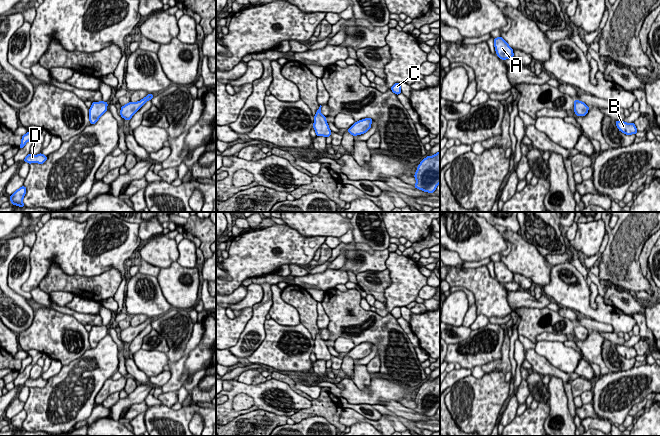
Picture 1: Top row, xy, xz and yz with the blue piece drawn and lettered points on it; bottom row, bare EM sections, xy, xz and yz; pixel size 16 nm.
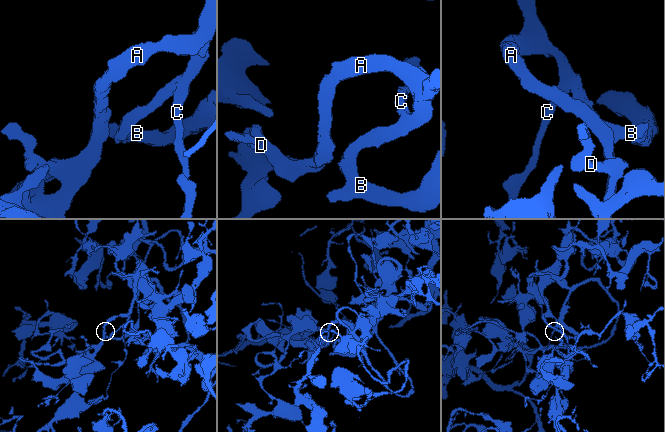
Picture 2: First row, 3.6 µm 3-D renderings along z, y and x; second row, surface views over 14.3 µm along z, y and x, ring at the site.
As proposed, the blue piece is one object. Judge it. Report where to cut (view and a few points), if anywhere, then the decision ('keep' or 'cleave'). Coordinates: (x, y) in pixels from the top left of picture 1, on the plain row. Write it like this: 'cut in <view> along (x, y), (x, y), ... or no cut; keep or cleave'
no cut; keep

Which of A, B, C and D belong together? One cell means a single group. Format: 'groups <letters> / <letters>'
groups A B C D

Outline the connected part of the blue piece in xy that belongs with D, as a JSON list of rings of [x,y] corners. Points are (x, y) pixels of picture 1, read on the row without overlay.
[[[40,377],[38,379],[28,378],[25,381],[24,386],[27,386],[29,388],[31,388],[31,387],[43,388],[46,384],[47,384],[47,380],[43,379],[42,377]]]

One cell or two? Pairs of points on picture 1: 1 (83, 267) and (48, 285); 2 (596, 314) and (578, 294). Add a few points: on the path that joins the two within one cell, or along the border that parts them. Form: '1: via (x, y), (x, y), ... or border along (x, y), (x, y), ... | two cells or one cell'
1: border along (92, 275), (66, 274), (53, 262), (45, 276) | two cells
2: via (590, 311), (579, 300) | one cell

